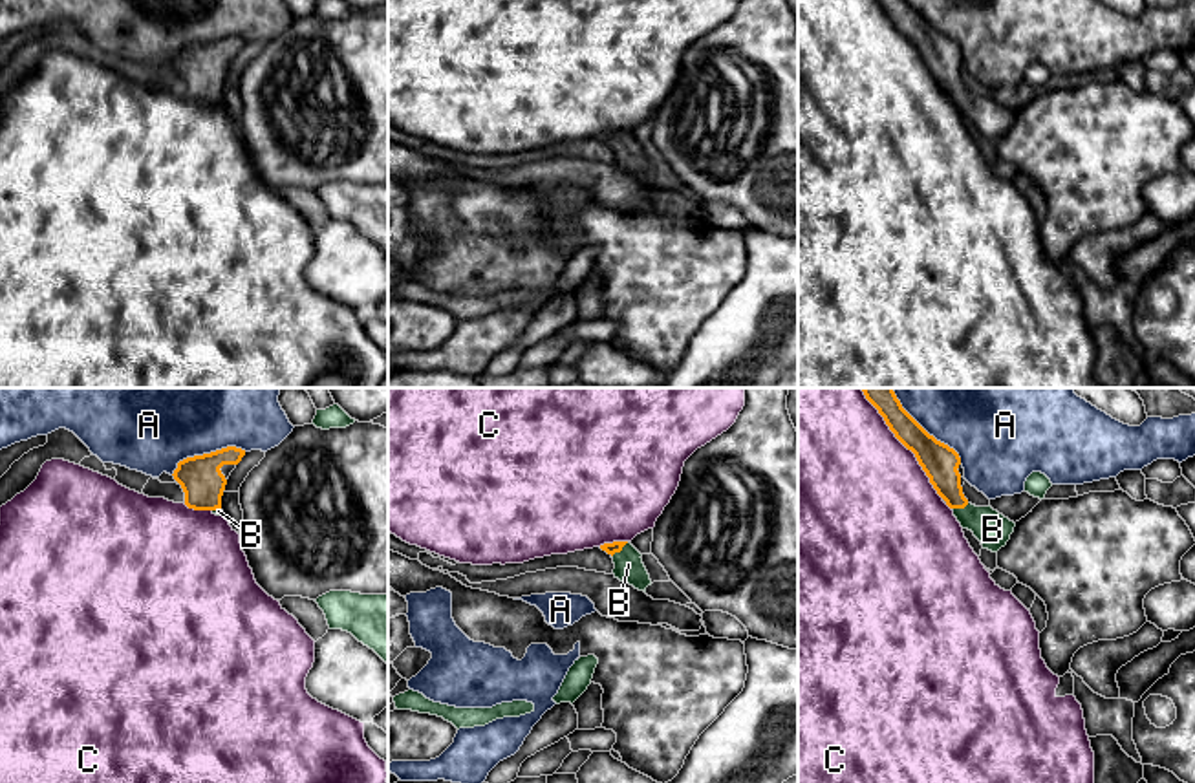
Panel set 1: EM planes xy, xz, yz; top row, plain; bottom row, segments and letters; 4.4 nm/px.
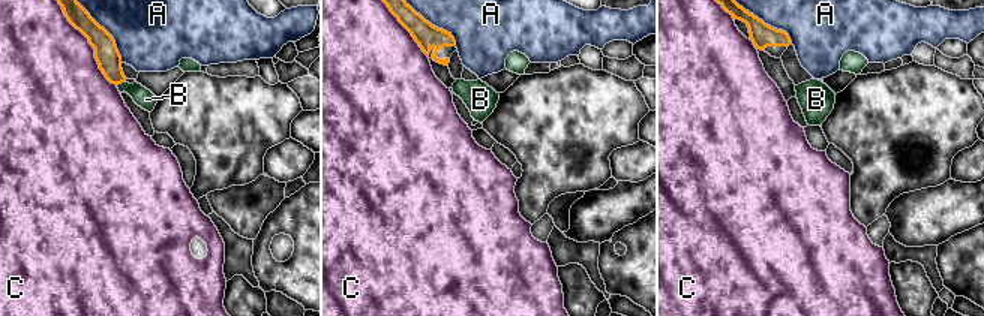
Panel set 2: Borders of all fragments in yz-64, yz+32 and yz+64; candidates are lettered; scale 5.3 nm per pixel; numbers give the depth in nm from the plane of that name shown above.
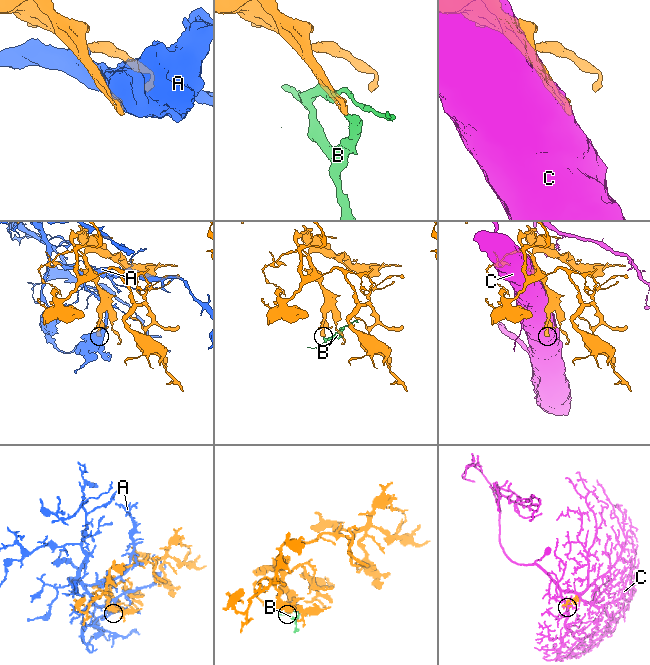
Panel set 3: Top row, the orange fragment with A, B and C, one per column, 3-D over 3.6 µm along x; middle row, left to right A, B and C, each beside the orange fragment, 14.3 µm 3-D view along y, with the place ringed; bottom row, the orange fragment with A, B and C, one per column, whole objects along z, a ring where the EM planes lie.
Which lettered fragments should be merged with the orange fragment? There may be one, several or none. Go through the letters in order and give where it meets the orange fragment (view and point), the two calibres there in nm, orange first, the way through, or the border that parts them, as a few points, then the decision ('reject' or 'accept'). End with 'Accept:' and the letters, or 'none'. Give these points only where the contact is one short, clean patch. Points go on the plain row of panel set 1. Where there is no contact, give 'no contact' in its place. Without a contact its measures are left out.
A: contact xy (205, 44); calibres 190 and 280 nm; reject
B: contact xz (619, 141); calibres 50 and 130 nm; way xz (613, 138), (619, 141), (628, 154); accept
C: contact yz (914, 42); calibres 160 and 480 nm; reject
Accept: B

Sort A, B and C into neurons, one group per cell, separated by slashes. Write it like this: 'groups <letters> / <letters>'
groups A / B / C

